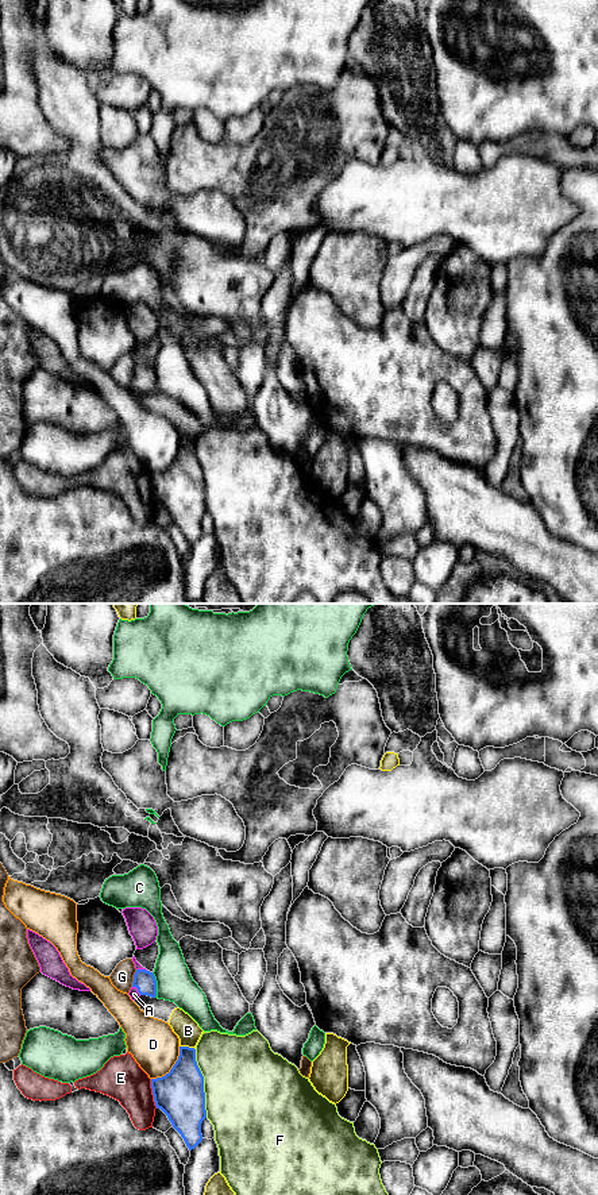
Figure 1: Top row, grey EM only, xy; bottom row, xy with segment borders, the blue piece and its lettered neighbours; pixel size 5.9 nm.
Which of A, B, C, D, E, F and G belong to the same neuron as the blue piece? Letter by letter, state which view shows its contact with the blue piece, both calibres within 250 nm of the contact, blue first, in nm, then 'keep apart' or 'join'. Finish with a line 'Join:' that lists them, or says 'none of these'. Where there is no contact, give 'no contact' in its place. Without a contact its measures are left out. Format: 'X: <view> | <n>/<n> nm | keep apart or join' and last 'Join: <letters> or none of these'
A: xy | 130/60 nm | join
B: xy | 240/140 nm | keep apart
C: xy | 130/220 nm | keep apart
D: xy | 280/280 nm | keep apart
E: xy | 280/260 nm | keep apart
F: xy | 280/500 nm | keep apart
G: xy | 130/140 nm | keep apart
Join: A

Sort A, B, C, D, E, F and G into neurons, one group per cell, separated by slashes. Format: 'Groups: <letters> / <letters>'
Groups: A / B / C / D / E / F / G

